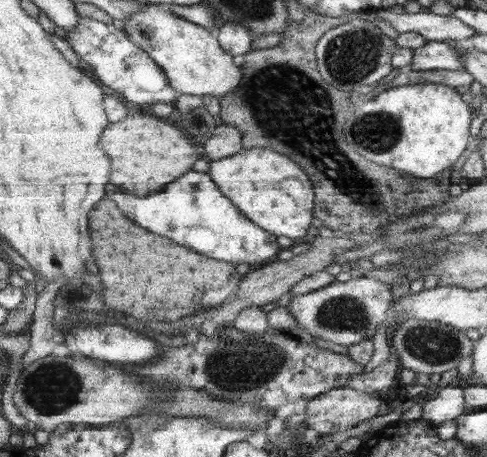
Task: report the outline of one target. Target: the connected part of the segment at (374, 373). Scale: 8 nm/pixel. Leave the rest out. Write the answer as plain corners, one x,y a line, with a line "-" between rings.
390,349
391,353
387,361
383,361
376,366
369,374
361,377
353,376
346,383
346,387
353,388
357,391
377,394
380,390
394,387
398,385
400,372
403,370
401,359
394,349

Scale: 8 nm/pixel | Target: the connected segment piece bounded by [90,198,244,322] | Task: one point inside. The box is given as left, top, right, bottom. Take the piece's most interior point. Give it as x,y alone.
164,281

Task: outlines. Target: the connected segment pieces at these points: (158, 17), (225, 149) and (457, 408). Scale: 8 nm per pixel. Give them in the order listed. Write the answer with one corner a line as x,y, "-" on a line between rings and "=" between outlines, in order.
143,3
143,9
135,11
124,27
130,39
162,66
171,86
180,94
221,98
235,92
243,82
240,60
229,54
206,27
177,17
172,5
=
225,122
217,125
215,134
203,145
205,158
209,161
221,160
246,149
241,129
=
464,384
442,388
436,398
424,403
421,420
435,427
450,420
456,421
459,416
470,412
465,401

